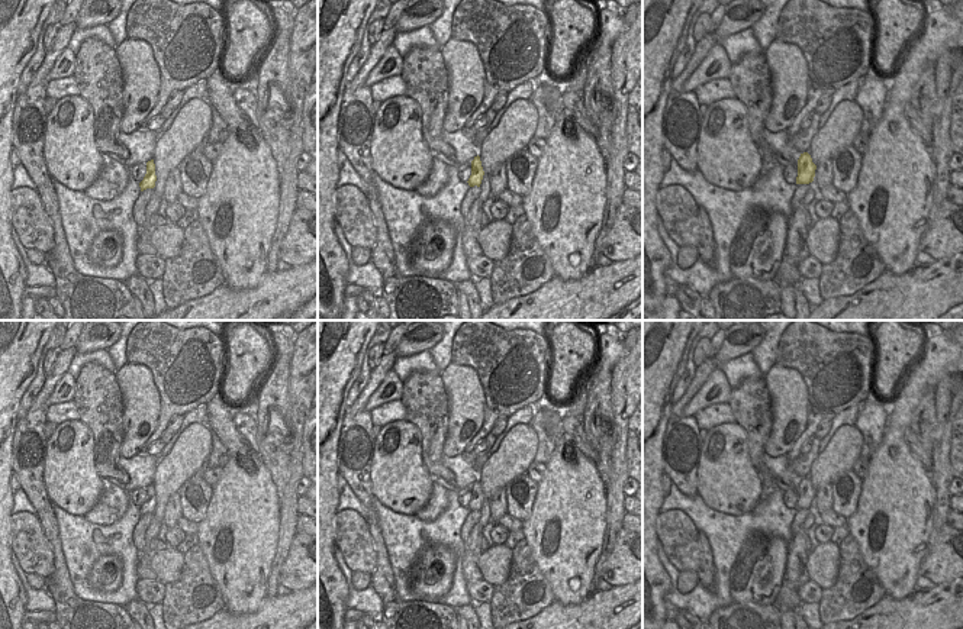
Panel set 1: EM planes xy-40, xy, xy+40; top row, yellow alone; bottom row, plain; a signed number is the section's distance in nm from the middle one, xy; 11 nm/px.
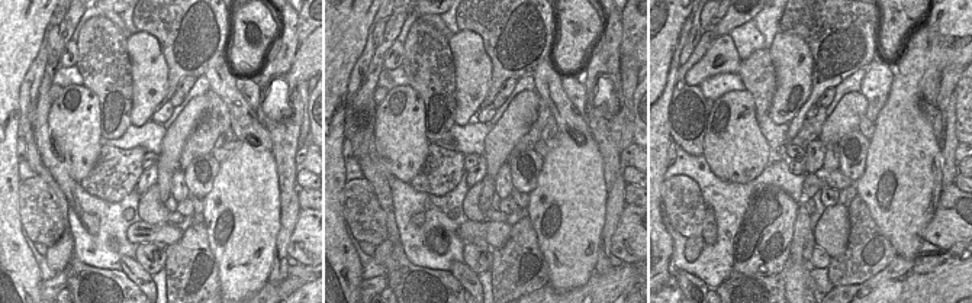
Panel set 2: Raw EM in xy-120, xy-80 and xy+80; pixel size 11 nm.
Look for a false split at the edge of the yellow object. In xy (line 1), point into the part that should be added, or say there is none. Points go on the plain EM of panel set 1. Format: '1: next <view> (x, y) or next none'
1: next none

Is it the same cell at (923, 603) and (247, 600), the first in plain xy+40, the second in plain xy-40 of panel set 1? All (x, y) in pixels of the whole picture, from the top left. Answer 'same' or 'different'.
different

